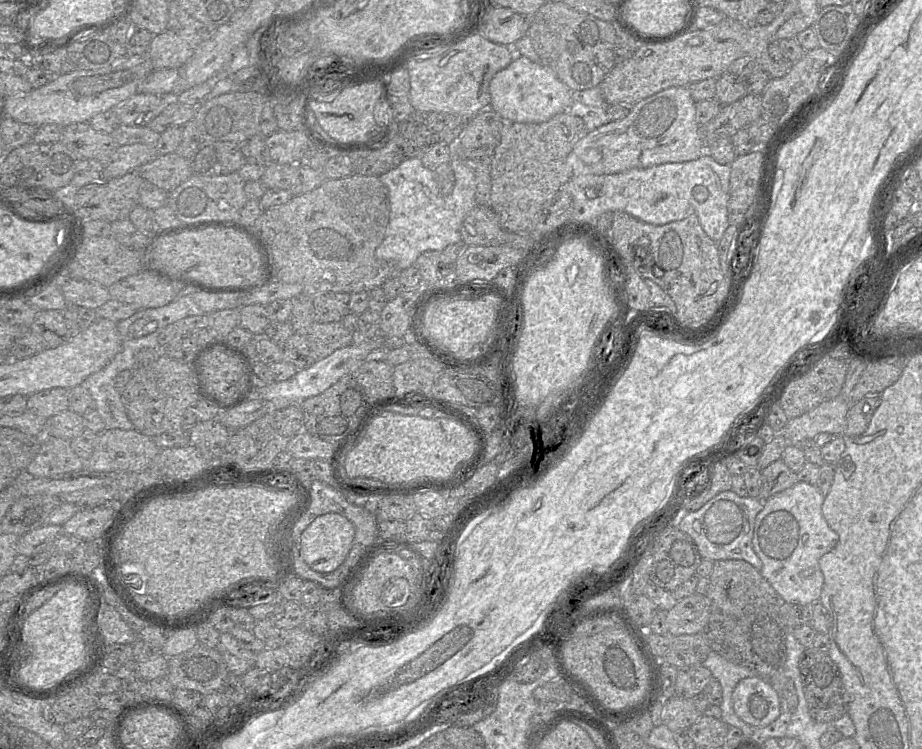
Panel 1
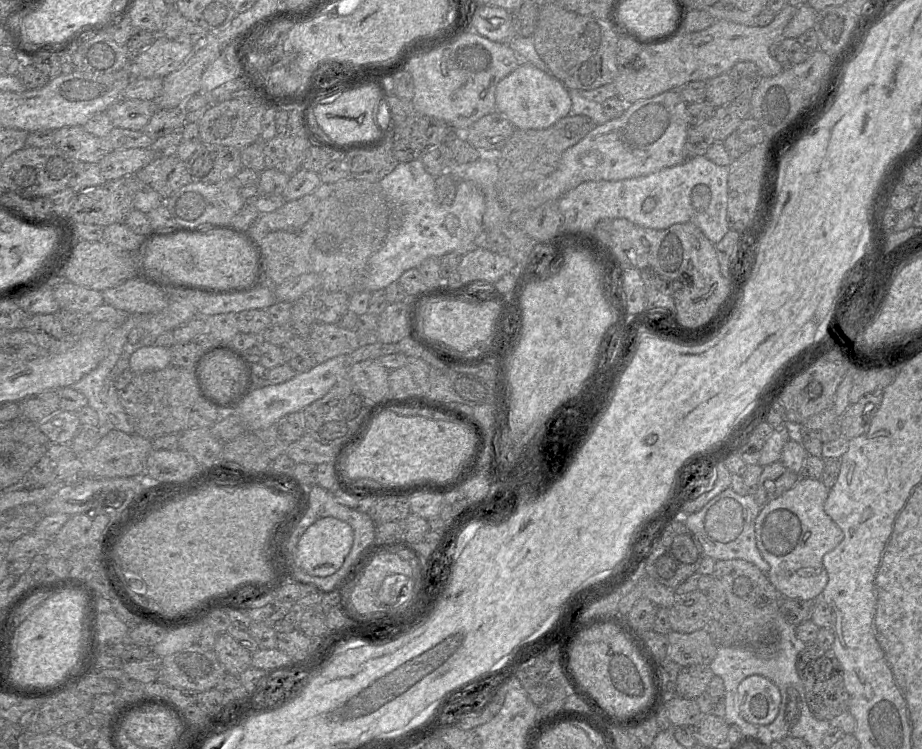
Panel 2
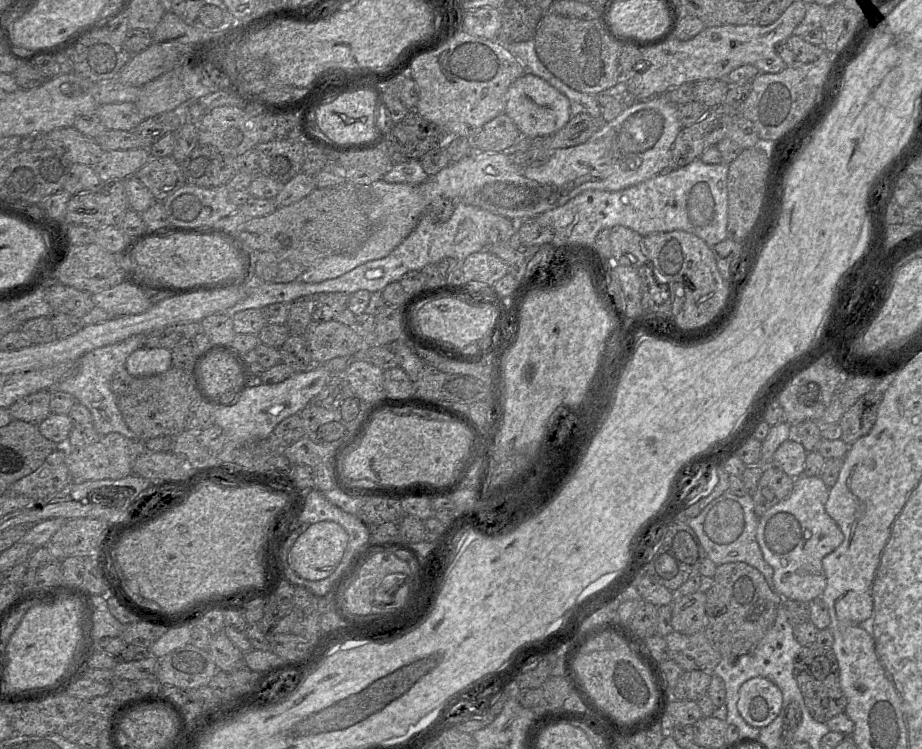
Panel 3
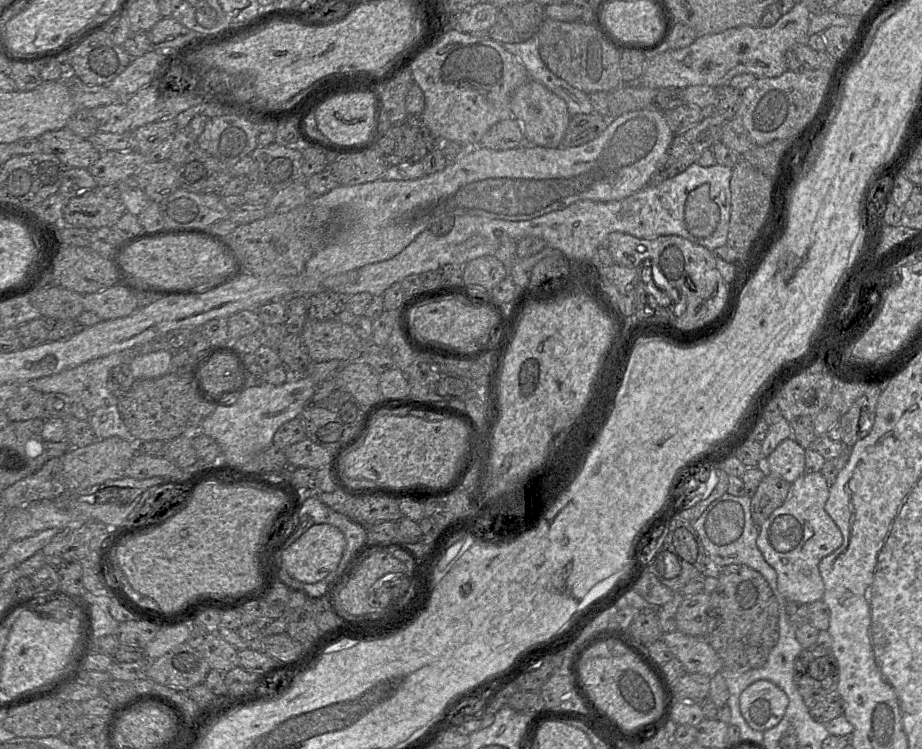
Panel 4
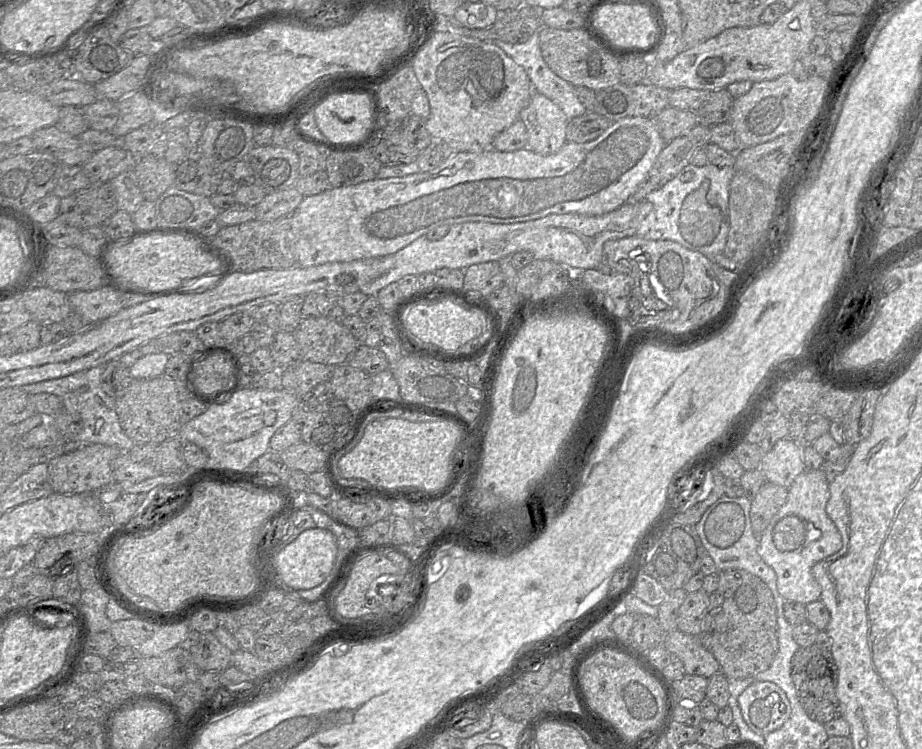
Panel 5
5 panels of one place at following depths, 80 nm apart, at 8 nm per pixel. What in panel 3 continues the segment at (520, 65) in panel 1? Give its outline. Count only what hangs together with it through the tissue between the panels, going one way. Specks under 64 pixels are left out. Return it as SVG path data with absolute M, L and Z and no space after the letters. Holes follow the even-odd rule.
M525 71L508 88L504 113L512 119L521 135L526 138L555 134L572 116L568 98L547 81L528 71Z

